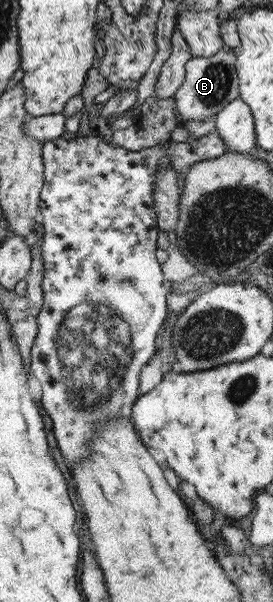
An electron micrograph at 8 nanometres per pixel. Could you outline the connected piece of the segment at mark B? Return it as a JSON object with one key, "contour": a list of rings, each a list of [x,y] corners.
{"contour":[[[223,45],[211,57],[189,58],[185,63],[184,80],[173,95],[175,111],[183,124],[193,120],[204,120],[221,111],[227,103],[238,96],[238,79],[234,66],[236,50]]]}

